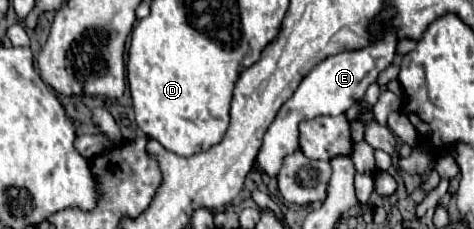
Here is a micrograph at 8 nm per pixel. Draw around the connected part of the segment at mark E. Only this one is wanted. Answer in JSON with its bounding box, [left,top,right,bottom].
[255,32,397,178]

